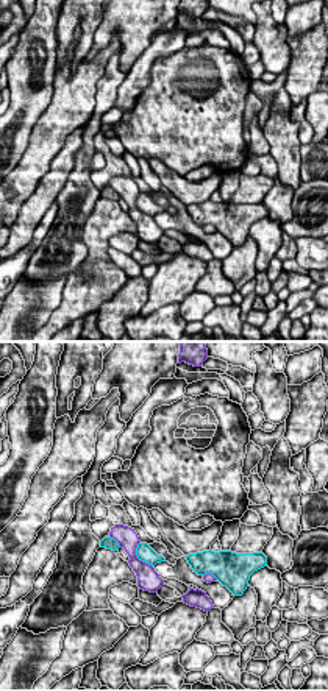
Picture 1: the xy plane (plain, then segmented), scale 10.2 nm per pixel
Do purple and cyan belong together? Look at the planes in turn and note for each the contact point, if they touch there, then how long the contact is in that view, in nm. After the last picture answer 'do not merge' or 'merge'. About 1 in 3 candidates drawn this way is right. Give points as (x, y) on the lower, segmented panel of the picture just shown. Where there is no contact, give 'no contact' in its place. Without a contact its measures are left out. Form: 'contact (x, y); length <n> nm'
contact (136, 557); length 300 nm

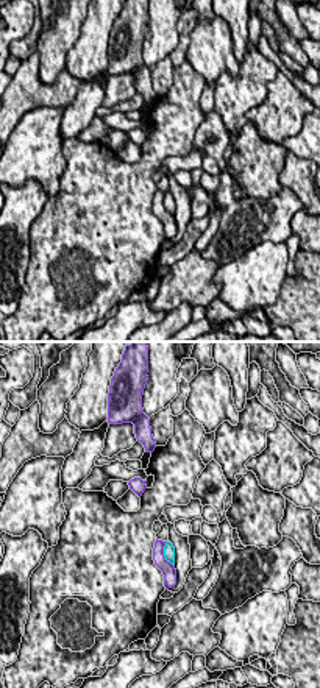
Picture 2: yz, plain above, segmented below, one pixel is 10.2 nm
contact (163, 554); length 260 nm

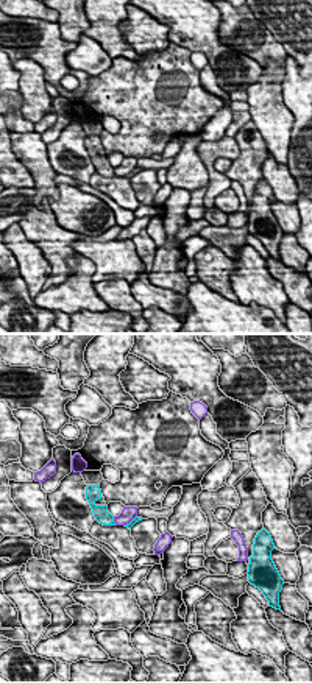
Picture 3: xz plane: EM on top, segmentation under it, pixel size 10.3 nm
contact (114, 521); length 100 nm

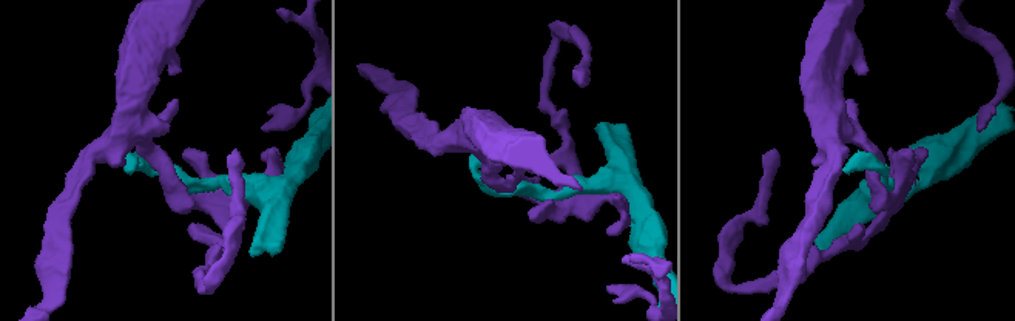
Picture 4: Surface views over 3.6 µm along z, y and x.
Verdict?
do not merge

